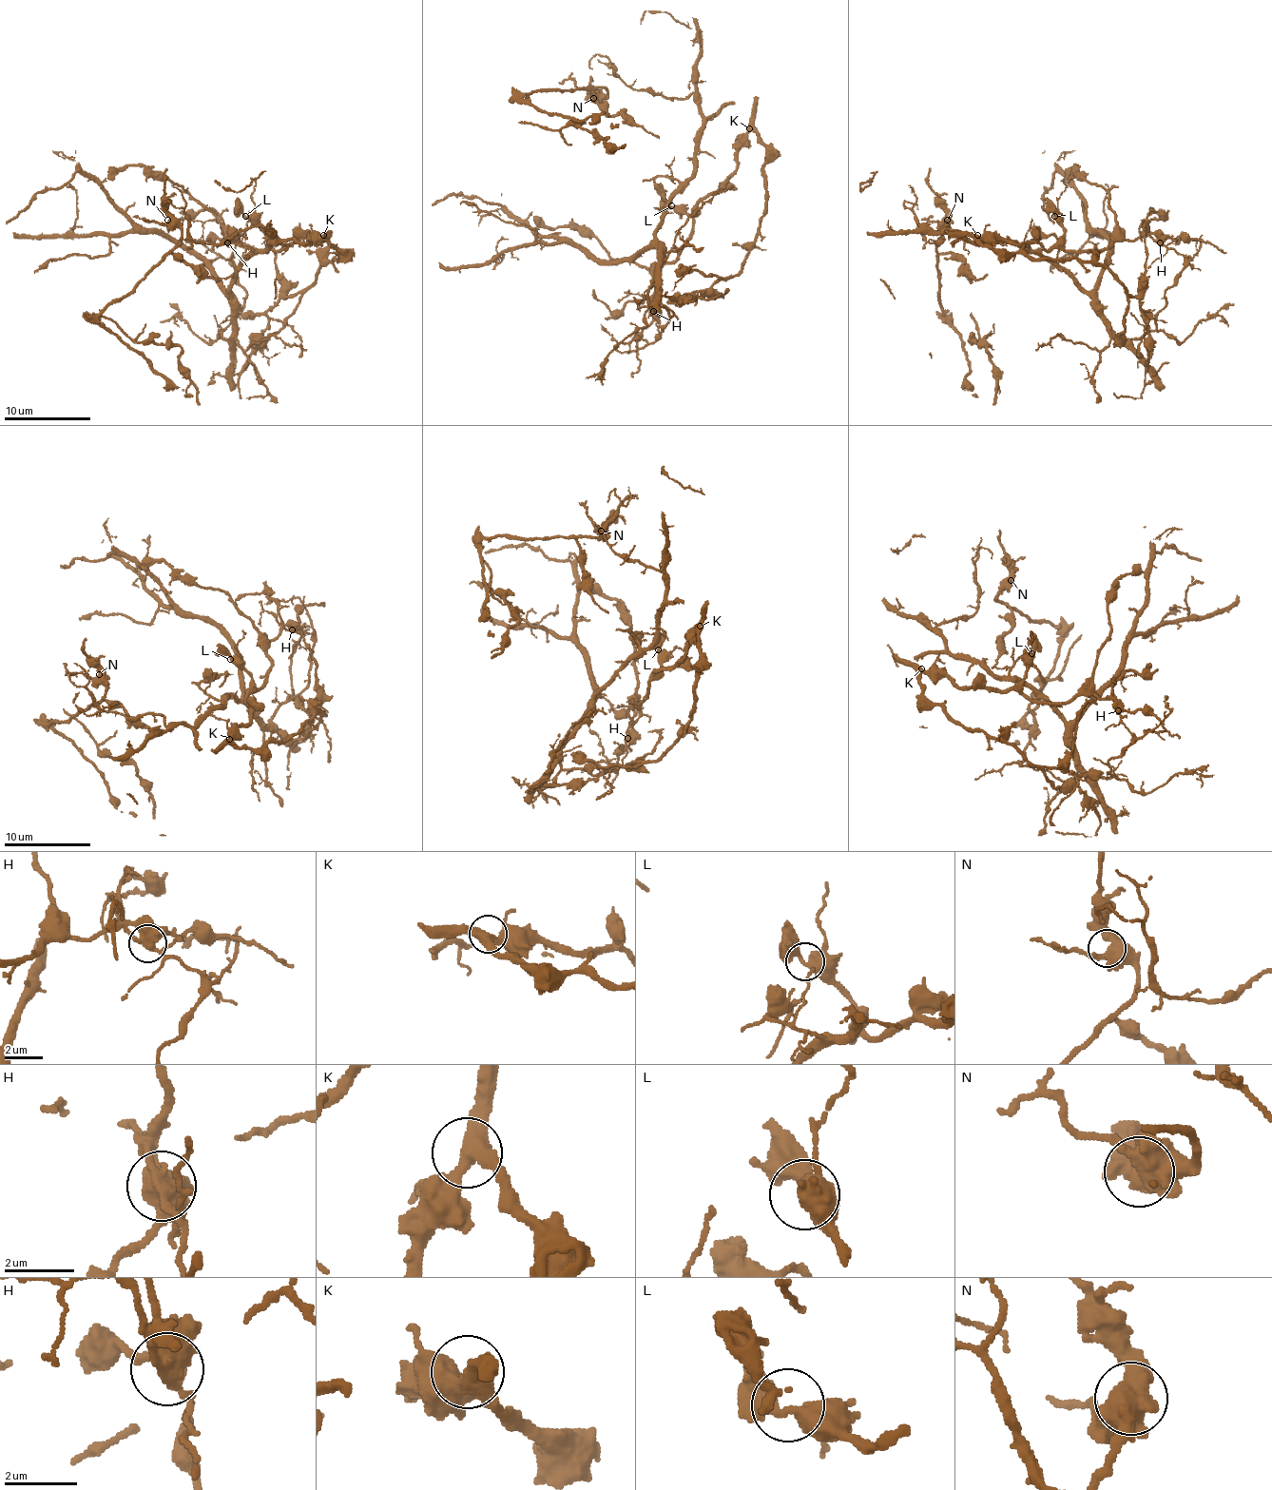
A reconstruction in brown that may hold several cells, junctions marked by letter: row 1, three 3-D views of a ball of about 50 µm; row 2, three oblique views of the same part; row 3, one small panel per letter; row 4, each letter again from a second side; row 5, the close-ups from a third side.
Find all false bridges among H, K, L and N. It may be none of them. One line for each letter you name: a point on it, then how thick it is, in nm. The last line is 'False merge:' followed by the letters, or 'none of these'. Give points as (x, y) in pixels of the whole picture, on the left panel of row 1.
H: place (227, 242); calibre 440 nm
False merge: H

